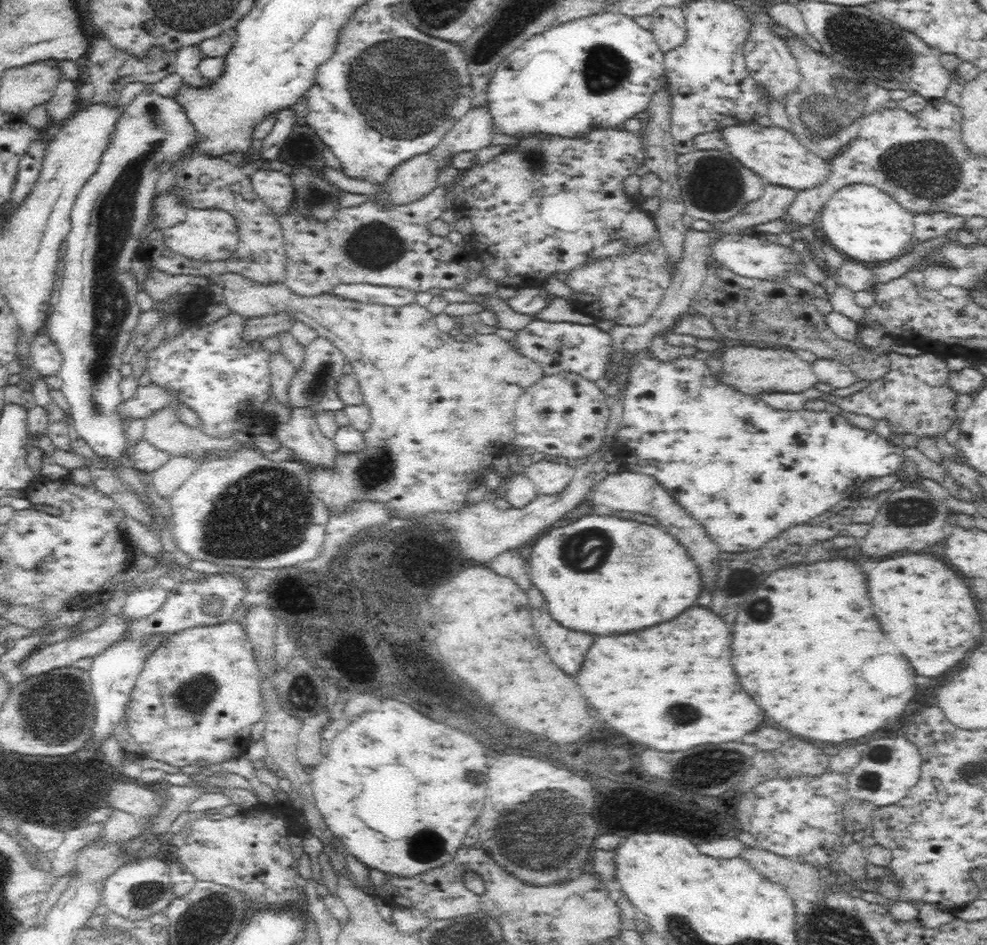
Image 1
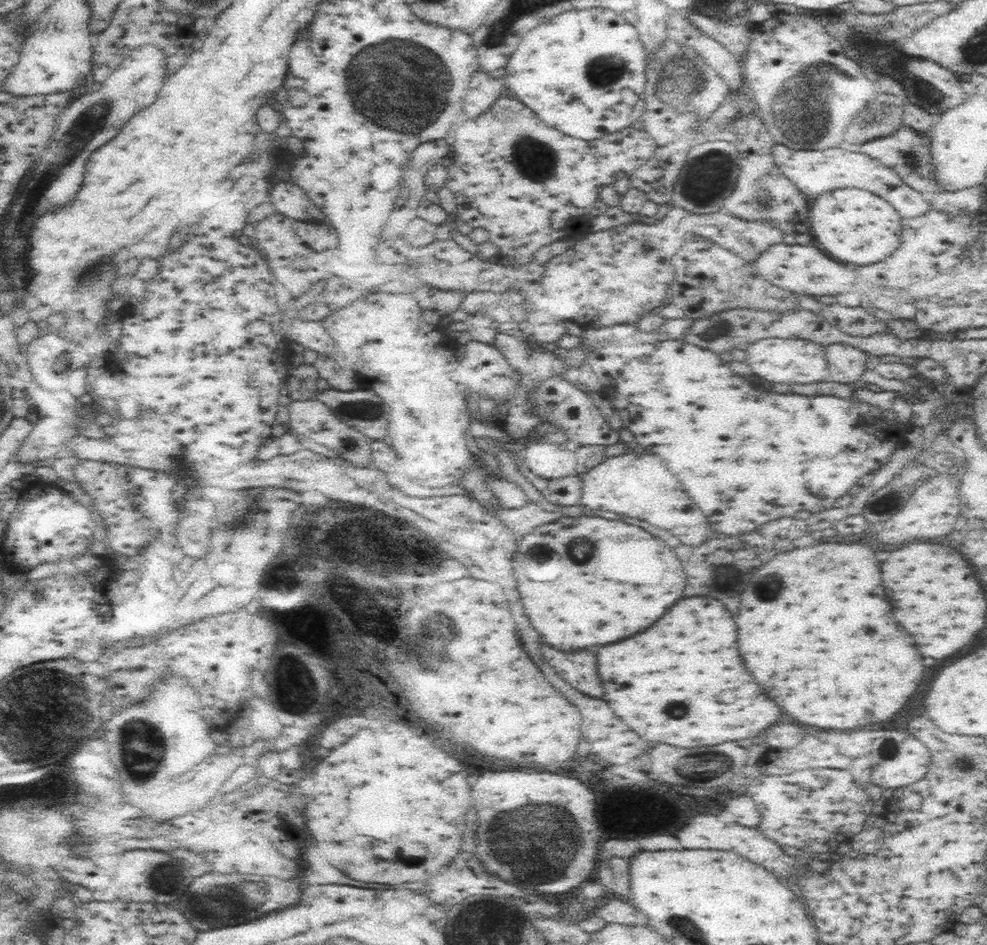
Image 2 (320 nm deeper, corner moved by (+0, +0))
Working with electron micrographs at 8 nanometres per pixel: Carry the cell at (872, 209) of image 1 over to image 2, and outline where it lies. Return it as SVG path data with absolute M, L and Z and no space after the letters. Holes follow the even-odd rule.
M844 188L830 194L822 194L809 205L809 218L812 234L820 242L822 250L830 256L850 262L850 264L870 264L886 258L894 250L894 242L890 246L890 234L898 230L898 214L896 210L880 196L858 190Z

